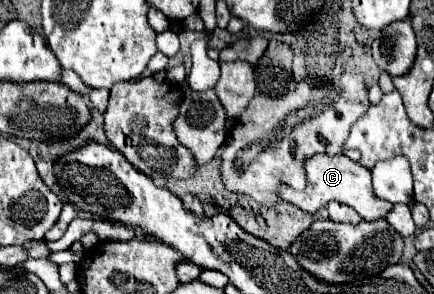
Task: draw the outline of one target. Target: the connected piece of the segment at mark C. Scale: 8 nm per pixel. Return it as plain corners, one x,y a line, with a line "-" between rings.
344,153
340,155
314,155
310,159
304,159
304,171
306,171
306,189
296,191
290,185
282,183
278,187
278,197
282,201
288,201
296,207
300,207
306,213
316,213
320,207
324,207
330,201
338,201
344,205
350,205
352,209
356,209
362,219
366,221
374,221
378,217
384,217
393,207
393,204
378,199
370,187
370,171
360,163
360,161
352,161
350,157
346,157

